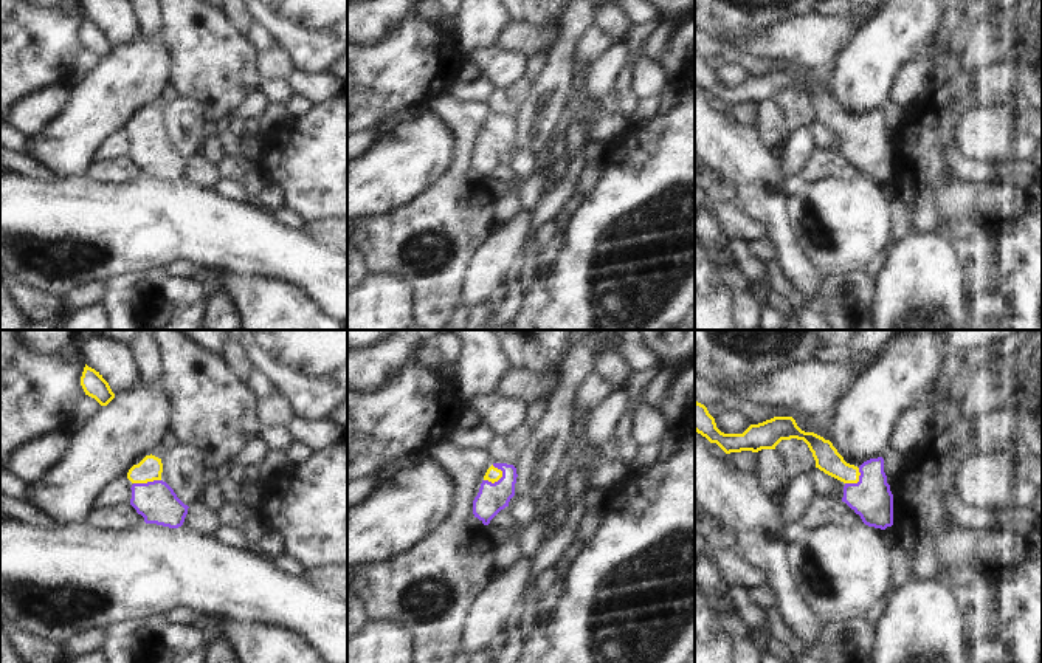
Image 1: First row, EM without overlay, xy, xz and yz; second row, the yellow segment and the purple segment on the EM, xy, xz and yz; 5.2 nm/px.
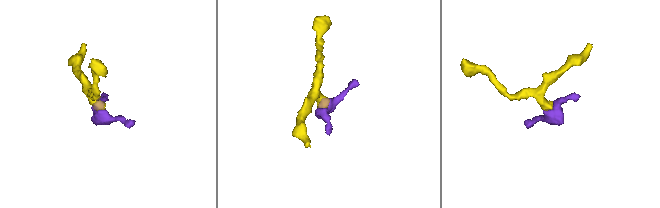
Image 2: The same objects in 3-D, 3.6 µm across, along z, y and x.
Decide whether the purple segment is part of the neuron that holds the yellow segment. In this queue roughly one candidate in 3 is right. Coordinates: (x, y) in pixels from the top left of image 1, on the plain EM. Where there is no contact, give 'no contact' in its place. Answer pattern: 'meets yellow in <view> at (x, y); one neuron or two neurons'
meets yellow in xz at (495, 133); one neuron

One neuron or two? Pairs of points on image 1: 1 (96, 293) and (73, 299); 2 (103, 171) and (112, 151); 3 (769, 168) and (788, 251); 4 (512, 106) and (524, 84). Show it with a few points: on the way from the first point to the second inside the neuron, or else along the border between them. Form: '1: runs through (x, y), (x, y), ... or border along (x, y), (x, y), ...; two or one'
1: runs through (90, 295), (79, 298); one
2: border along (129, 155), (98, 161); two
3: runs through (760, 188), (780, 231); one
4: runs through (512, 101), (523, 89); one

